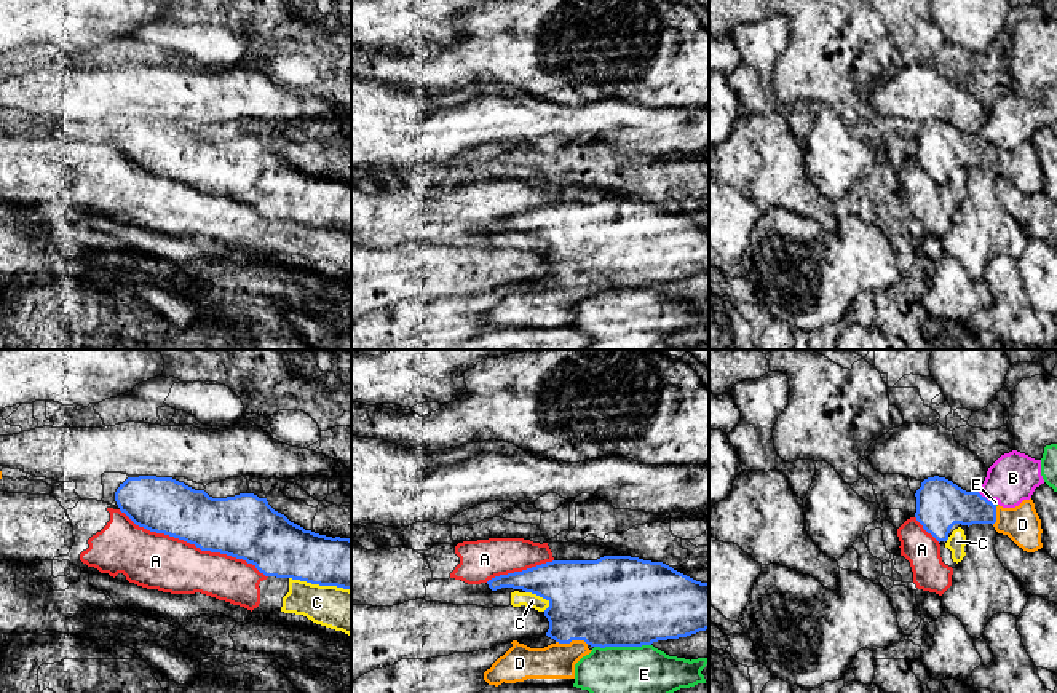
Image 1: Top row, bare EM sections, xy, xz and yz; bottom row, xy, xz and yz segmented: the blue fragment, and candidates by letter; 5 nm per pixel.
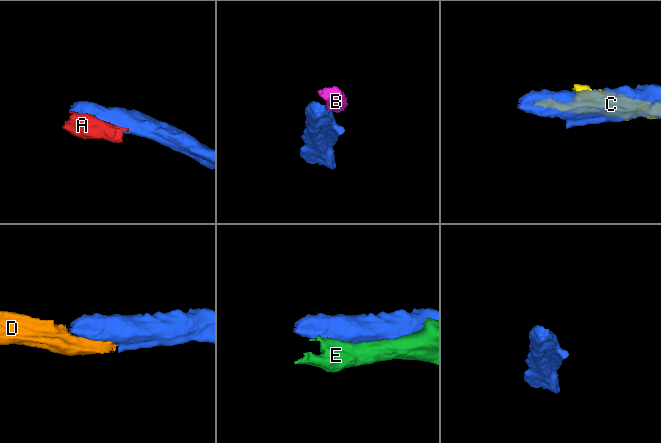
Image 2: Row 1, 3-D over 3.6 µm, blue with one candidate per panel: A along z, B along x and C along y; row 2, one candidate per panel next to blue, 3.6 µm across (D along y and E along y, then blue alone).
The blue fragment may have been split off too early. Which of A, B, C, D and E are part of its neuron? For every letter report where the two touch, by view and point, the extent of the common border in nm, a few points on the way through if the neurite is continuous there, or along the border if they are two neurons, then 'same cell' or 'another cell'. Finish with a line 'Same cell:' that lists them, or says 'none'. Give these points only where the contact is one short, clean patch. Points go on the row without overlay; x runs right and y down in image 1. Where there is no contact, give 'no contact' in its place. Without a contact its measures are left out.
A: meets blue in xy at (193, 186); contact 800 nm long; another cell
B: meets blue in yz at (984, 139); contact 90 nm long; border along yz (977, 134), (990, 144); another cell
C: meets blue in xy at (320, 227); contact 320 nm long; another cell
D: meets blue in xz at (572, 281); contact 170 nm long; same cell
E: meets blue in xz at (621, 288); contact 280 nm long; another cell
Same cell: D

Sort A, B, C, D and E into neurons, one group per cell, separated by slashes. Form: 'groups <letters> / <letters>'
groups A C / B E / D

